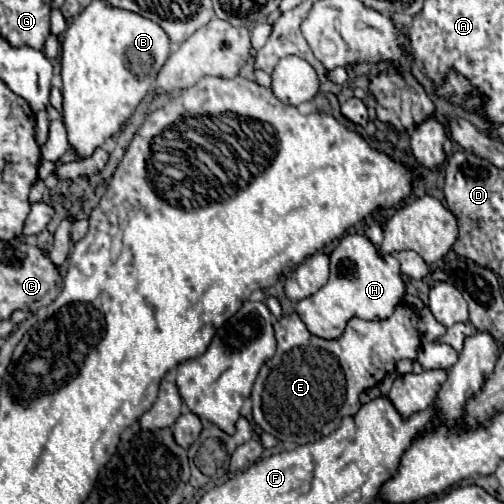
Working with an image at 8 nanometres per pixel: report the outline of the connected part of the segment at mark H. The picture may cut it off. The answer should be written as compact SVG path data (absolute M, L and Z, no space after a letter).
M346 234L344 238L340 238L340 244L332 250L330 254L330 280L326 282L326 286L322 286L316 294L302 298L294 304L294 310L298 312L298 316L302 318L302 322L306 324L306 328L320 338L336 338L340 336L340 332L344 332L344 324L352 318L358 316L362 320L384 320L392 314L392 308L396 308L396 304L402 302L404 296L404 282L400 276L400 264L394 256L380 256L376 246L360 234Z

